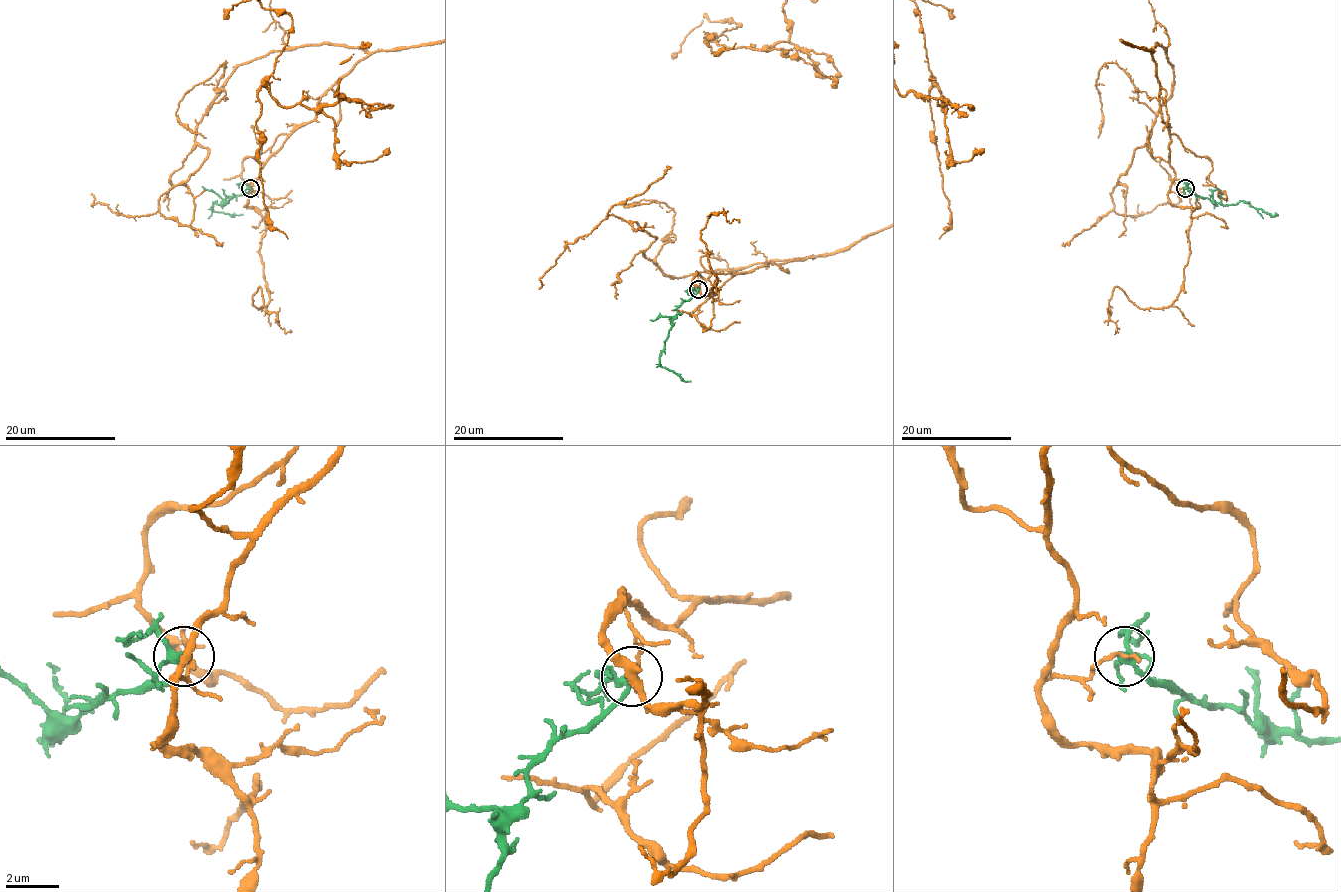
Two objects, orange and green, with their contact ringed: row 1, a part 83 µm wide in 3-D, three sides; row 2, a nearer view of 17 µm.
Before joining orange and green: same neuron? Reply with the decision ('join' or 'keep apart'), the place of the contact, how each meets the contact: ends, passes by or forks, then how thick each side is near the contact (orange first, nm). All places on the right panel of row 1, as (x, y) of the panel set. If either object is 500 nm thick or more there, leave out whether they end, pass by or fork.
keep apart; place (1185, 188); orange ends; green forks; calibres 130 and 240 nm

